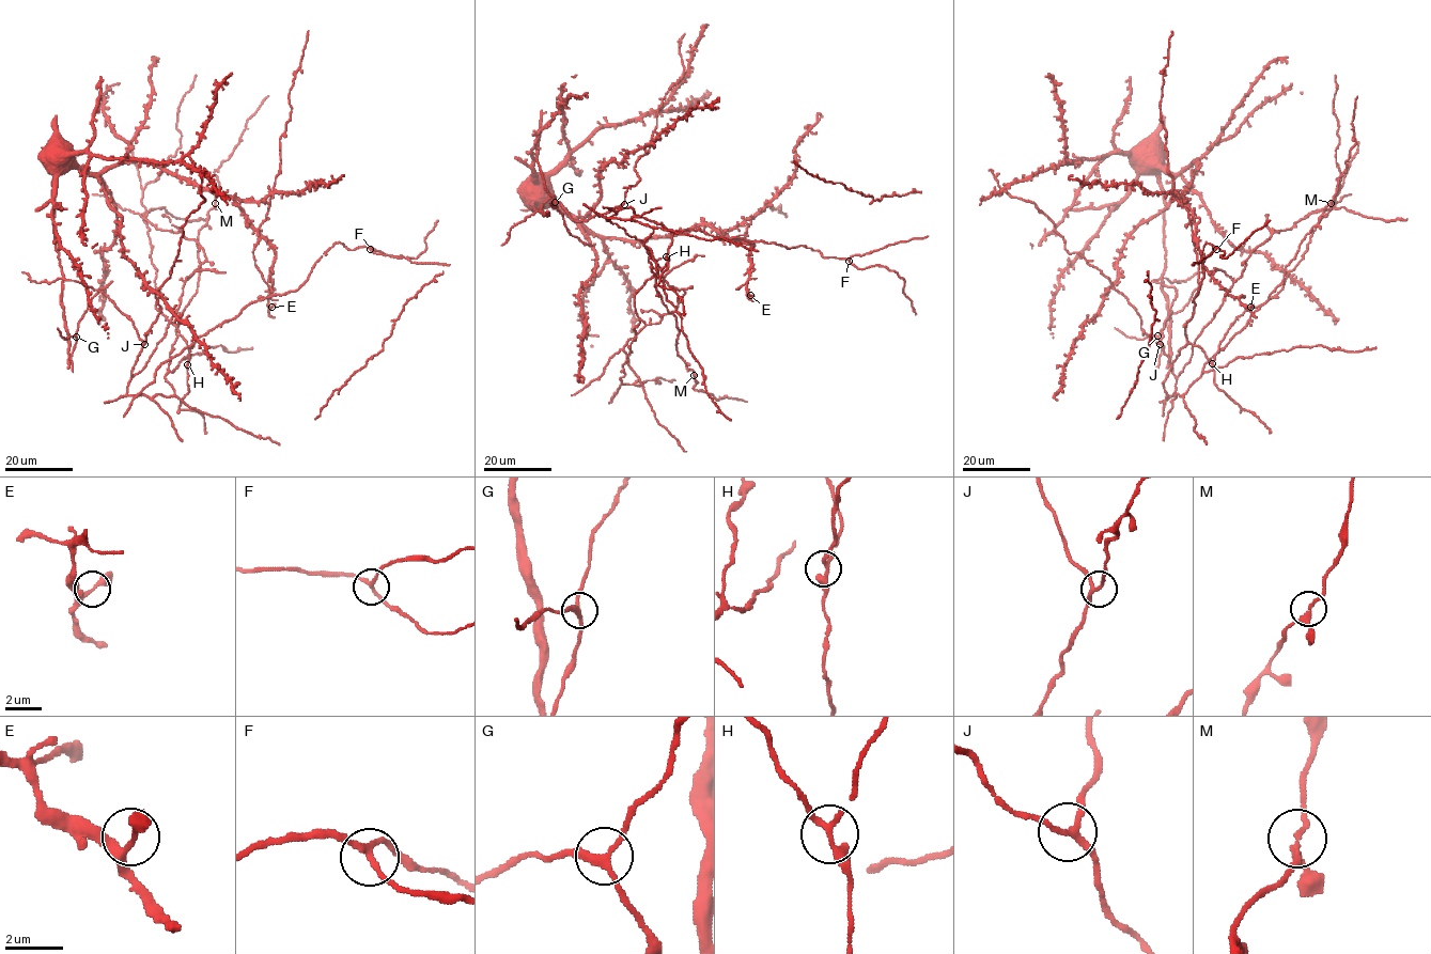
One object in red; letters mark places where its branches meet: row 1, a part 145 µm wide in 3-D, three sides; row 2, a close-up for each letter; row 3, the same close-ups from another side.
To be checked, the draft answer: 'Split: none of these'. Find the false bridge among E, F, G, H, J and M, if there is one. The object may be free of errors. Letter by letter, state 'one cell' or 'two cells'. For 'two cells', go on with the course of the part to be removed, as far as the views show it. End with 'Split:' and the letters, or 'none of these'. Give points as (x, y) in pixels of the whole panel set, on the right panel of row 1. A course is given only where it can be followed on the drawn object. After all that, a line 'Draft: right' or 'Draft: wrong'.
E: one cell
F: one cell
G: one cell
H: one cell
J: one cell
M: one cell
Split: none of these
Draft: right

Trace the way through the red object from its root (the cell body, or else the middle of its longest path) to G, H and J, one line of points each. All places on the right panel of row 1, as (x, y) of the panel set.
G: (1148, 163), (1150, 158), (1165, 206), (1162, 292), (1168, 309), (1169, 345), (1164, 346), (1157, 335)
H: (1148, 163), (1150, 158), (1172, 173), (1196, 166), (1180, 194), (1195, 223), (1200, 285), (1185, 334), (1212, 363)
J: (1148, 163), (1150, 158), (1165, 206), (1165, 267), (1160, 278), (1152, 280), (1176, 290), (1160, 344)

